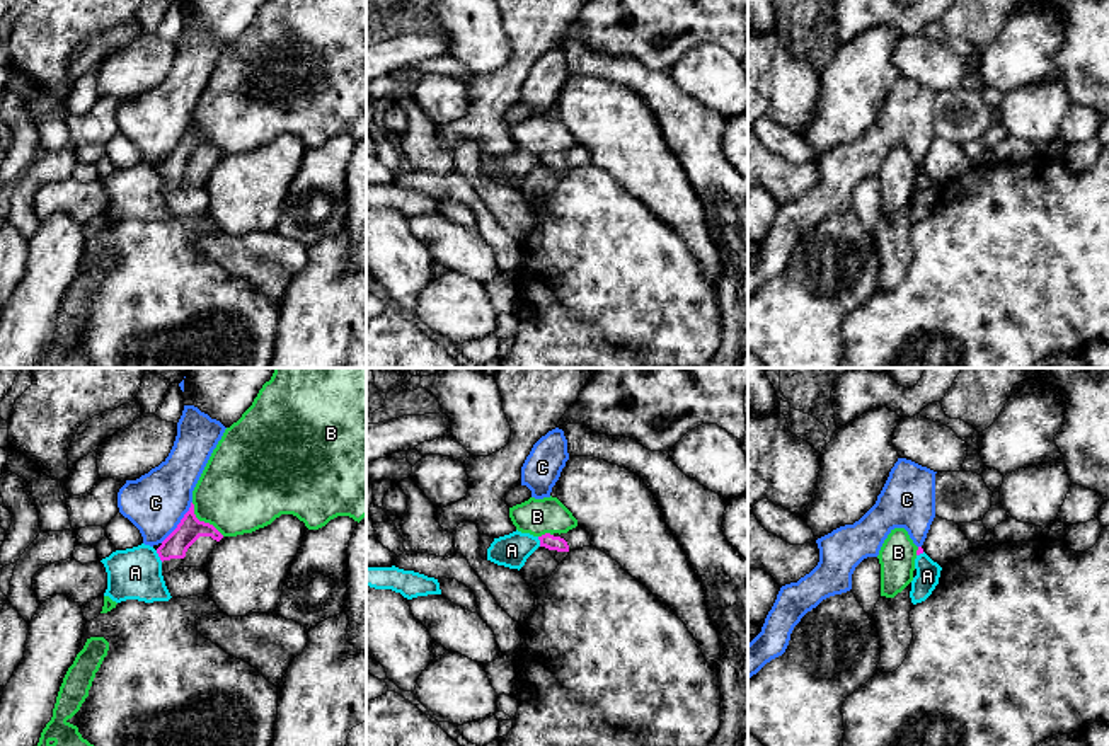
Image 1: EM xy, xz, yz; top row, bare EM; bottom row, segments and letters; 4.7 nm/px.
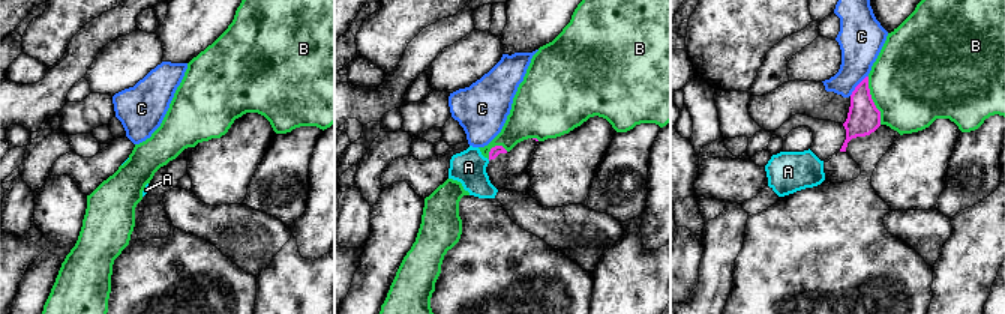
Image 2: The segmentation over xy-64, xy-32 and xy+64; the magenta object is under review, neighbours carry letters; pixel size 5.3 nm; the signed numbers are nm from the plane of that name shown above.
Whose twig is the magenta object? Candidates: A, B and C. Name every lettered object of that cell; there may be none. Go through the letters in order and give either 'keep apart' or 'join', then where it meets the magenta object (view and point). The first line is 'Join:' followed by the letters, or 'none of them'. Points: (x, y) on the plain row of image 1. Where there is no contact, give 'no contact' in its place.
Join: none of them
A: keep apart; contact xy (159, 174)
B: keep apart; contact xy (203, 140)
C: keep apart; contact xy (181, 140)

